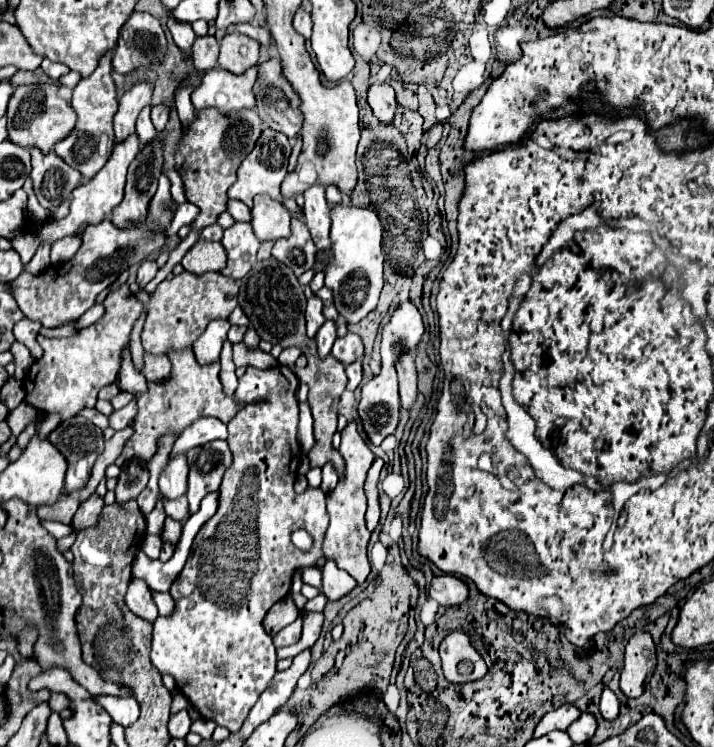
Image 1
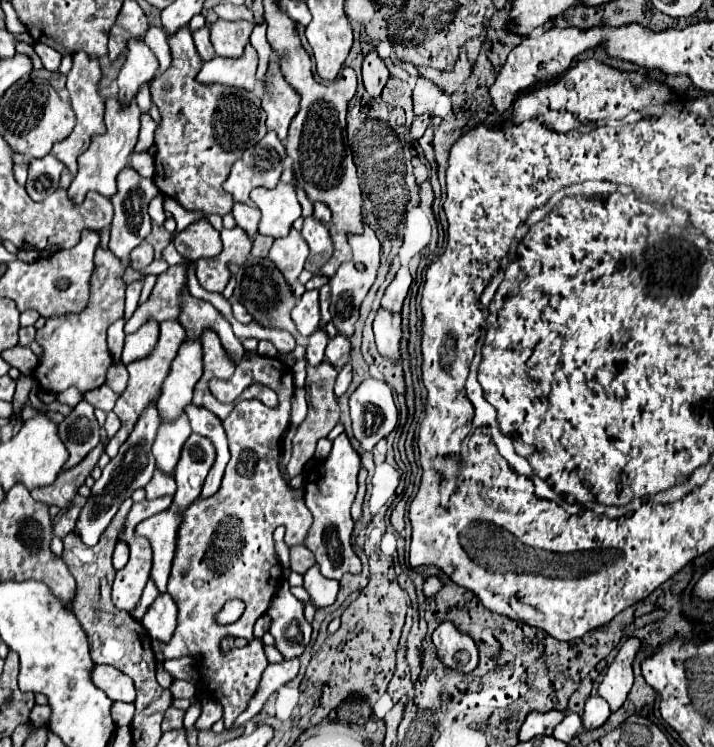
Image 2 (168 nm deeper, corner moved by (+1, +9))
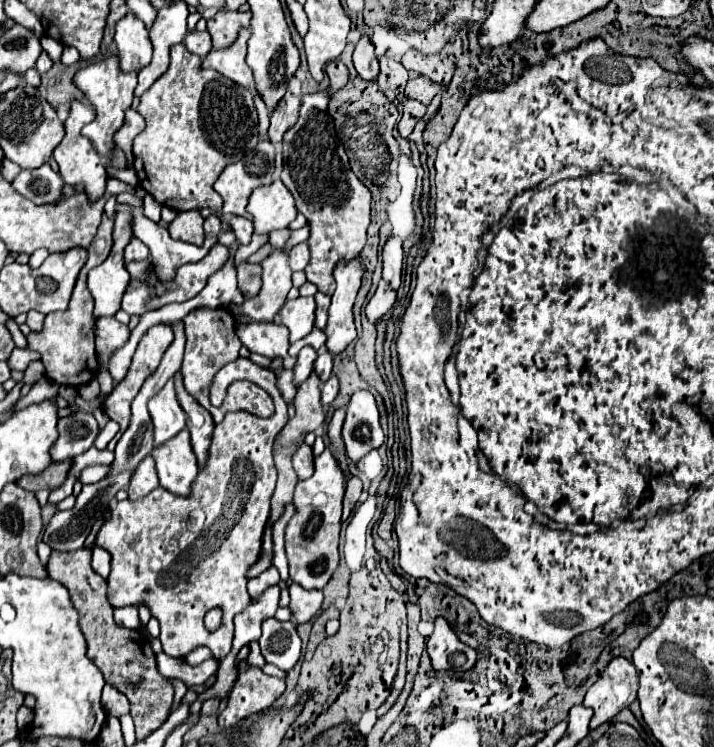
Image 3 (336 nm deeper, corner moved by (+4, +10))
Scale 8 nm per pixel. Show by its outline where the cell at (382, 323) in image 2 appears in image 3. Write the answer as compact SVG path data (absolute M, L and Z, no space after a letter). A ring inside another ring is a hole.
M380 280L378 286L376 286L374 296L368 300L366 310L364 310L366 316L368 316L368 320L370 320L372 324L376 324L376 320L380 320L380 318L392 308L394 300L396 300L396 292L390 288L388 282Z

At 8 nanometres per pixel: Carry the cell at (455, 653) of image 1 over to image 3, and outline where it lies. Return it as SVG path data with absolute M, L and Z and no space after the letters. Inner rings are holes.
M442 616L436 618L434 632L426 642L426 652L428 652L430 660L432 660L432 668L434 670L452 670L450 654L458 652L458 650L466 652L466 658L468 658L466 664L460 666L458 670L460 672L468 672L476 662L476 652L470 646L466 646L464 642L460 642L456 632L450 628L450 624Z

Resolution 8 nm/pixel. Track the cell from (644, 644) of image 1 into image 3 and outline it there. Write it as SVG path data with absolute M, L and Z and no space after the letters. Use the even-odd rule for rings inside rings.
M614 658L604 670L602 678L586 692L584 706L594 710L590 730L598 728L606 720L614 718L620 710L628 708L636 700L638 672L626 658Z

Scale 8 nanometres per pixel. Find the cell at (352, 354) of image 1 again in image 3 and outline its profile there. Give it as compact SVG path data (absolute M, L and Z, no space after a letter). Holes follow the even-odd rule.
M328 350L318 352L318 358L314 362L314 372L318 374L320 382L326 382L332 376L332 354Z

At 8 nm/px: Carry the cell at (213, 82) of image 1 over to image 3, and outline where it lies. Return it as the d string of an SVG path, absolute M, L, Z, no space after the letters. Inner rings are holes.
M242 28L238 32L236 42L232 42L228 48L212 50L204 58L202 66L204 68L214 68L216 72L230 78L232 82L236 82L242 88L252 88L254 78L252 78L250 66L246 64L246 42L248 42L248 38L250 38L250 30Z

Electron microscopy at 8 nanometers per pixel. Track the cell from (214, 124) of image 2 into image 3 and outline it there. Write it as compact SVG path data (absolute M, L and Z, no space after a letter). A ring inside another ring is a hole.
M176 44L170 48L168 72L140 96L136 110L146 120L144 132L134 138L134 170L138 174L140 186L152 194L158 204L176 212L200 208L218 210L222 206L222 198L212 188L218 174L228 164L238 162L258 144L258 114L254 108L252 92L240 88L216 70L202 70L202 58L188 52L184 44Z

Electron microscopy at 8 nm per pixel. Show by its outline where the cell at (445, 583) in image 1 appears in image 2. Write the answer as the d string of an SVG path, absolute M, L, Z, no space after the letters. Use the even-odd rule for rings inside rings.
M437 575L427 577L425 583L423 583L423 593L425 593L425 597L435 597L441 589L443 589L443 581L441 581L441 577L437 577Z

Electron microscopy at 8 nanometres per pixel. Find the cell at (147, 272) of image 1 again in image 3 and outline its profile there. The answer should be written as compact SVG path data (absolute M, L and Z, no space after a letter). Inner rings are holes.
M132 238L132 240L128 242L128 246L124 248L124 260L126 260L126 262L146 260L148 254L150 254L148 246L146 246L142 240L138 240L138 238Z

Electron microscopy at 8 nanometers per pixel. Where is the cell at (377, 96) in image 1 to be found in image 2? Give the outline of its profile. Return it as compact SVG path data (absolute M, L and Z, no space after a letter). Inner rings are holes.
M373 49L363 61L363 85L371 97L381 97L381 91L387 81L389 81L389 71L385 63L379 59L377 51Z

